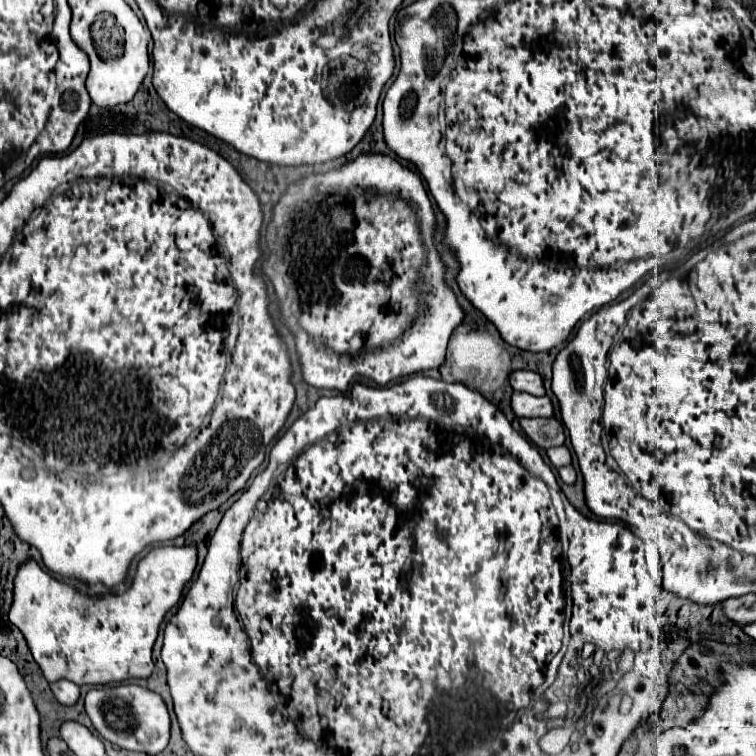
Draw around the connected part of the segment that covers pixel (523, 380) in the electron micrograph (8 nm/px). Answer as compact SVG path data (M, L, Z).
M514 371L510 373L510 385L514 391L524 391L530 395L544 395L542 377L534 371Z

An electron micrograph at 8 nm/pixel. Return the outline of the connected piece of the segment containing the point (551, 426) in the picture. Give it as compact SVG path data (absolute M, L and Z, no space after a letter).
M522 417L518 421L520 421L522 431L526 433L526 437L534 445L538 445L542 449L550 449L554 445L564 445L564 439L566 439L564 427L554 417L550 417L550 419L526 419L526 417Z

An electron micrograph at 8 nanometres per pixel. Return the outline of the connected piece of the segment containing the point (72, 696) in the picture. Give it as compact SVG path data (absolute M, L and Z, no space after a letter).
M66 679L50 683L50 689L52 689L56 701L62 705L74 705L80 697L80 687L74 685L72 681L66 681Z

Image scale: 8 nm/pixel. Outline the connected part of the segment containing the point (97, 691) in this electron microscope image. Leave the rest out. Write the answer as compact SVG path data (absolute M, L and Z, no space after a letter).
M104 685L94 687L84 697L84 709L94 725L94 729L108 739L110 743L130 749L142 751L148 755L160 753L170 739L170 715L162 701L162 697L140 685Z

